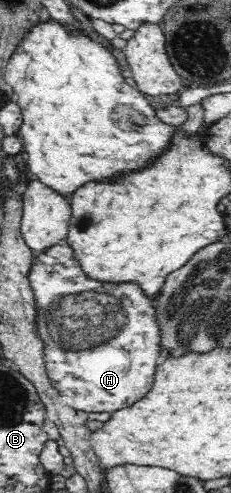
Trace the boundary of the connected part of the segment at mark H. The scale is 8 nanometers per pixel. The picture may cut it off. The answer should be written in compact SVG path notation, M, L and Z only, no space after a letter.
M65 241L53 246L53 249L47 251L45 255L39 255L39 257L37 257L37 263L33 264L33 269L31 269L31 273L29 273L29 282L36 297L37 306L39 306L36 330L45 346L44 360L47 374L54 389L59 392L59 395L62 397L63 403L84 414L103 413L103 411L112 414L118 409L133 405L135 401L139 401L141 397L145 397L145 394L151 391L156 369L162 359L159 351L161 336L159 336L159 325L156 323L155 299L153 299L154 301L150 301L149 298L143 294L142 290L137 285L132 285L132 283L129 283L129 285L110 285L109 283L94 281L89 277L86 279L86 274L81 270L79 263L75 260L71 246L66 244Z

